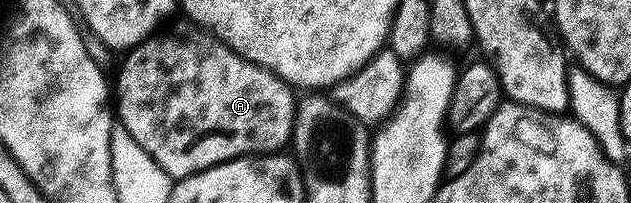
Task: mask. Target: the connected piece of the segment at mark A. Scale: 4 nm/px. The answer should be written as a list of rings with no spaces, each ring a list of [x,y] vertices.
[[[198,28],[183,29],[180,33],[156,32],[154,35],[142,41],[140,45],[135,46],[126,54],[123,66],[119,69],[119,78],[113,81],[113,97],[119,100],[119,109],[117,105],[117,121],[122,125],[133,139],[152,157],[160,167],[172,179],[182,179],[192,177],[194,173],[200,173],[202,169],[208,169],[214,165],[220,165],[223,161],[232,161],[234,157],[245,157],[248,155],[266,155],[282,150],[290,142],[291,128],[294,125],[294,107],[297,103],[297,97],[294,97],[292,86],[279,78],[276,73],[271,73],[261,66],[255,65],[252,61],[246,61],[239,53],[235,53],[223,41],[218,41],[210,33]]]

